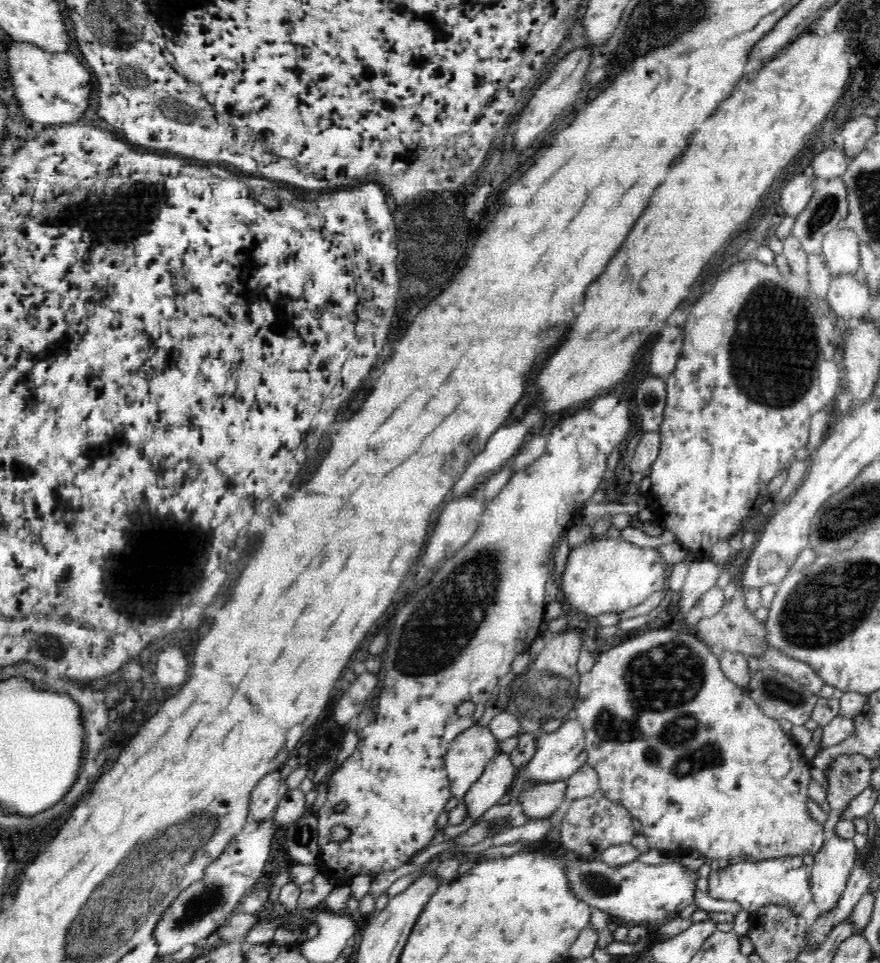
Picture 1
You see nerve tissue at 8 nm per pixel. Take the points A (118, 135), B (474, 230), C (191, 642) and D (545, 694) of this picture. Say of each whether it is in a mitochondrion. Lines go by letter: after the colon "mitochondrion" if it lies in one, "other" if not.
A: other
B: other
C: other
D: mitochondrion

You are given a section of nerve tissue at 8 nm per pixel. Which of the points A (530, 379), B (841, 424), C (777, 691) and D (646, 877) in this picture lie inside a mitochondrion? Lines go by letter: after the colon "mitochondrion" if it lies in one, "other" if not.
A: other
B: other
C: mitochondrion
D: other

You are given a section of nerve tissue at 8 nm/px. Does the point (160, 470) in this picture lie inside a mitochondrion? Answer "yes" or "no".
no

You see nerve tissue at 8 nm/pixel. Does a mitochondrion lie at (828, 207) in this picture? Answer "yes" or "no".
yes

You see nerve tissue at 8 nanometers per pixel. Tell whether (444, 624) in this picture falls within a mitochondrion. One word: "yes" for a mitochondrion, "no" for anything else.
yes

